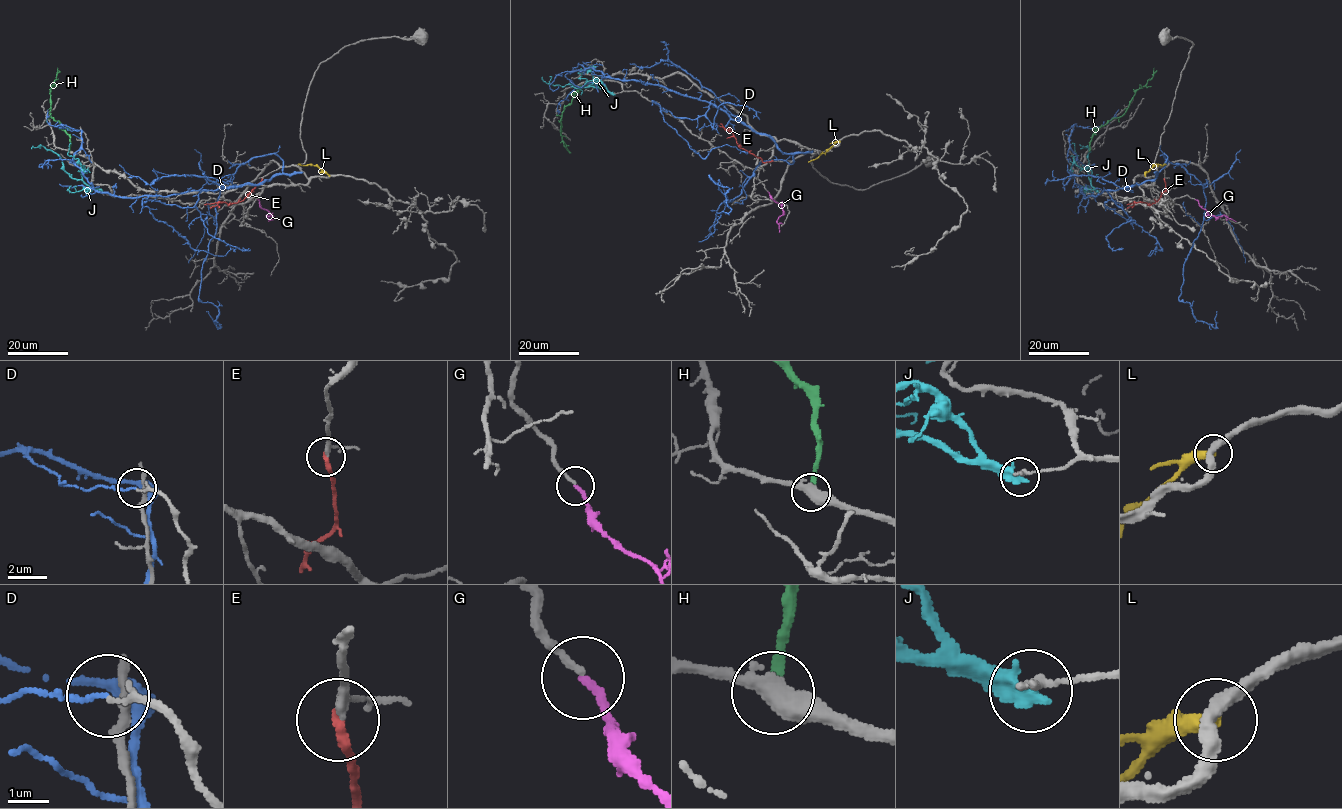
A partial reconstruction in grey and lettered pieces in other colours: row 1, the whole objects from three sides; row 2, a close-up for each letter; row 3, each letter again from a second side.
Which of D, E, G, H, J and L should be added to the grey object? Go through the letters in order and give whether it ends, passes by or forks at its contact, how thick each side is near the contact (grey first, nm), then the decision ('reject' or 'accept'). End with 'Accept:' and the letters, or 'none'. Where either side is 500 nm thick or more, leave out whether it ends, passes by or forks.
D: it ends; calibres 140 and 80 nm; reject
E: it ends; calibres 200 and 280 nm; accept
G: it ends; calibres 180 and 200 nm; accept
H: it ends; calibres 440 and 240 nm; reject
J: it ends; calibres 240 and 400 nm; reject
L: it ends; calibres 360 and 360 nm; reject
Accept: E, G

